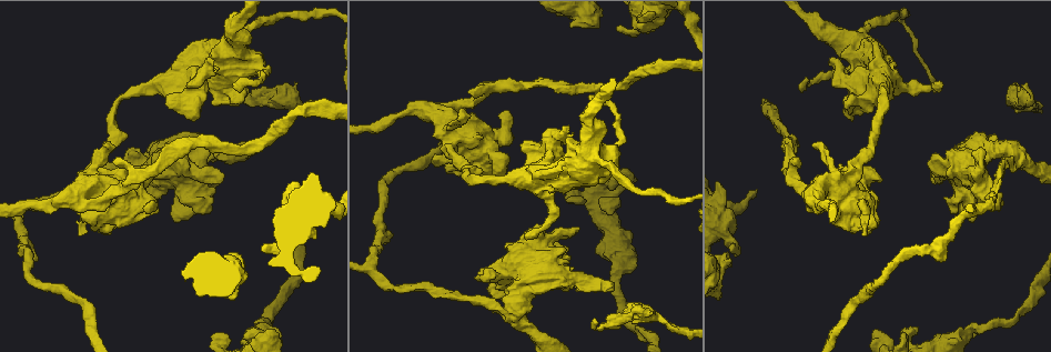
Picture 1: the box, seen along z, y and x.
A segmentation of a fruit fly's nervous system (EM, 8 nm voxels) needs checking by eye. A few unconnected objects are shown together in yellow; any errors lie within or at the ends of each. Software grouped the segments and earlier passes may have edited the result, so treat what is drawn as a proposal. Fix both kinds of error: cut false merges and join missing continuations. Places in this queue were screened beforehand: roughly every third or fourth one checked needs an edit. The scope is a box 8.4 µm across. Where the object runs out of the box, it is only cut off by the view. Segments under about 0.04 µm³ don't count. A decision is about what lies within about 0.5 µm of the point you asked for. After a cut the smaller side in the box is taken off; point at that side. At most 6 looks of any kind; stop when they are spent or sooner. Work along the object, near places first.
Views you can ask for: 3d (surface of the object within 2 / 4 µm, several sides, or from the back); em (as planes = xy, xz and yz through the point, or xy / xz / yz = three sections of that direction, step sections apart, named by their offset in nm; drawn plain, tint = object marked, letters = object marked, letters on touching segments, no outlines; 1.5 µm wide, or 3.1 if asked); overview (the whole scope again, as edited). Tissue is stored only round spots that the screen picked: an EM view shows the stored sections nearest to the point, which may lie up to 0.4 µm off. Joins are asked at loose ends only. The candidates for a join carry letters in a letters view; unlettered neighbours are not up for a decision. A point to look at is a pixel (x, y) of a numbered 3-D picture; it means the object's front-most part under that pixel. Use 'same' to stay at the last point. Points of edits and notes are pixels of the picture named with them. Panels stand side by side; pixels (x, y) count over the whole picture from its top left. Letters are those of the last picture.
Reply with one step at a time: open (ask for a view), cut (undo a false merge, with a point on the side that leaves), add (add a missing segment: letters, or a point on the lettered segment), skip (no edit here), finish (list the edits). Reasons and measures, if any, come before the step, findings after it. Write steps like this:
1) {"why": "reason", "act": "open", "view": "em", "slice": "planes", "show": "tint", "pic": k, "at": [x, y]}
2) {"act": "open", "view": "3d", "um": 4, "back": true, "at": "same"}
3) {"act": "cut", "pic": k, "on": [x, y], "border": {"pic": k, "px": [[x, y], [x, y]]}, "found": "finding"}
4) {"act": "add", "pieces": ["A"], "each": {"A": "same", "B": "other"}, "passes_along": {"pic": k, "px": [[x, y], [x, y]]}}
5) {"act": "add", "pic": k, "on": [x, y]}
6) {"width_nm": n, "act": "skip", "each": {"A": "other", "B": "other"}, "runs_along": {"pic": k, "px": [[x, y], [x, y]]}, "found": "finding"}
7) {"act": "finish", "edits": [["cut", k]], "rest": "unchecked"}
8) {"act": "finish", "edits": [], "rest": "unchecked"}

{"why": "free end", "act": "open", "view": "em", "slice": "planes", "show": "letters", "pic": 1, "at": [592, 96]}

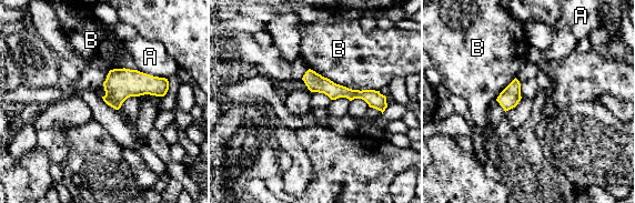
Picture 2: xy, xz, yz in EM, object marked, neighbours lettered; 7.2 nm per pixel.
{"act": "skip", "each": {"A": "other", "B": "other"}, "runs_along": {"pic": 2, "px": [[305, 78], [333, 91], [378, 94]]}, "found": "none of them fits"}

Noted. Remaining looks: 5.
{"why": "stops while still wide", "act": "open", "view": "3d", "um": 2, "pic": 1, "at": [612, 289]}

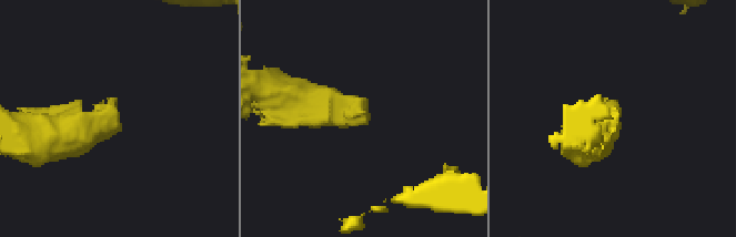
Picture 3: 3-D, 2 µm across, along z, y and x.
{"act": "open", "view": "em", "um": 3.1, "slice": "yz", "step": 8, "show": "tint", "pic": 3, "at": [369, 120]}

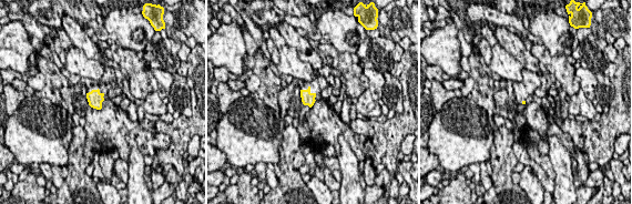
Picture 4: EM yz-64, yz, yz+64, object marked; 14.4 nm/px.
{"act": "open", "view": "em", "um": 3.1, "slice": "planes", "show": "letters", "at": "same"}

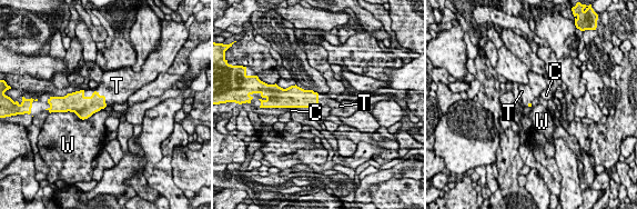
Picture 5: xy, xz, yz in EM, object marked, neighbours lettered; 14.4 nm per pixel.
{"act": "add", "pieces": ["T"], "each": {"C": "other", "T": "same", "W": "other"}, "found": "it goes on there"}

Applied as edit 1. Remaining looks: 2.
{"why": "sudden change in width", "act": "open", "view": "em", "slice": "xz", "step": 8, "show": "tint", "pic": 1, "at": [415, 110]}

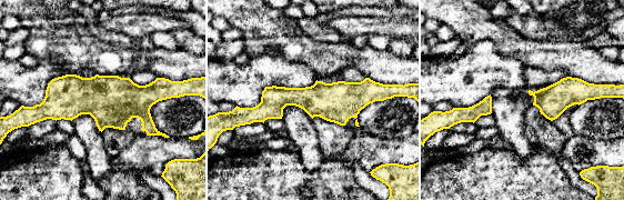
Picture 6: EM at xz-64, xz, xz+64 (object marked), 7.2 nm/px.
{"act": "open", "view": "em", "slice": "planes", "show": "letters", "at": "same"}

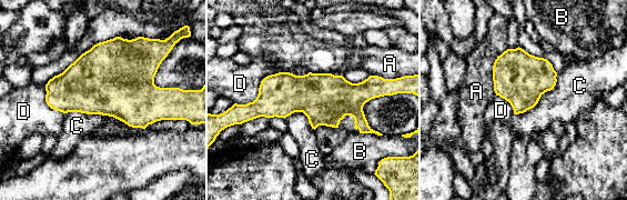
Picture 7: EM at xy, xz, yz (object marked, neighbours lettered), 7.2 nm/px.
{"width_nm": 320, "act": "skip", "each": {"A": "other", "B": "other", "C": "other", "D": "other"}, "border": {"pic": 7, "px": [[557, 72], [552, 89], [514, 114]]}, "found": "one neuron here"}

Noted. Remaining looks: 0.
{"act": "finish", "edits": [["add", 5]], "rest": "unchecked"}

